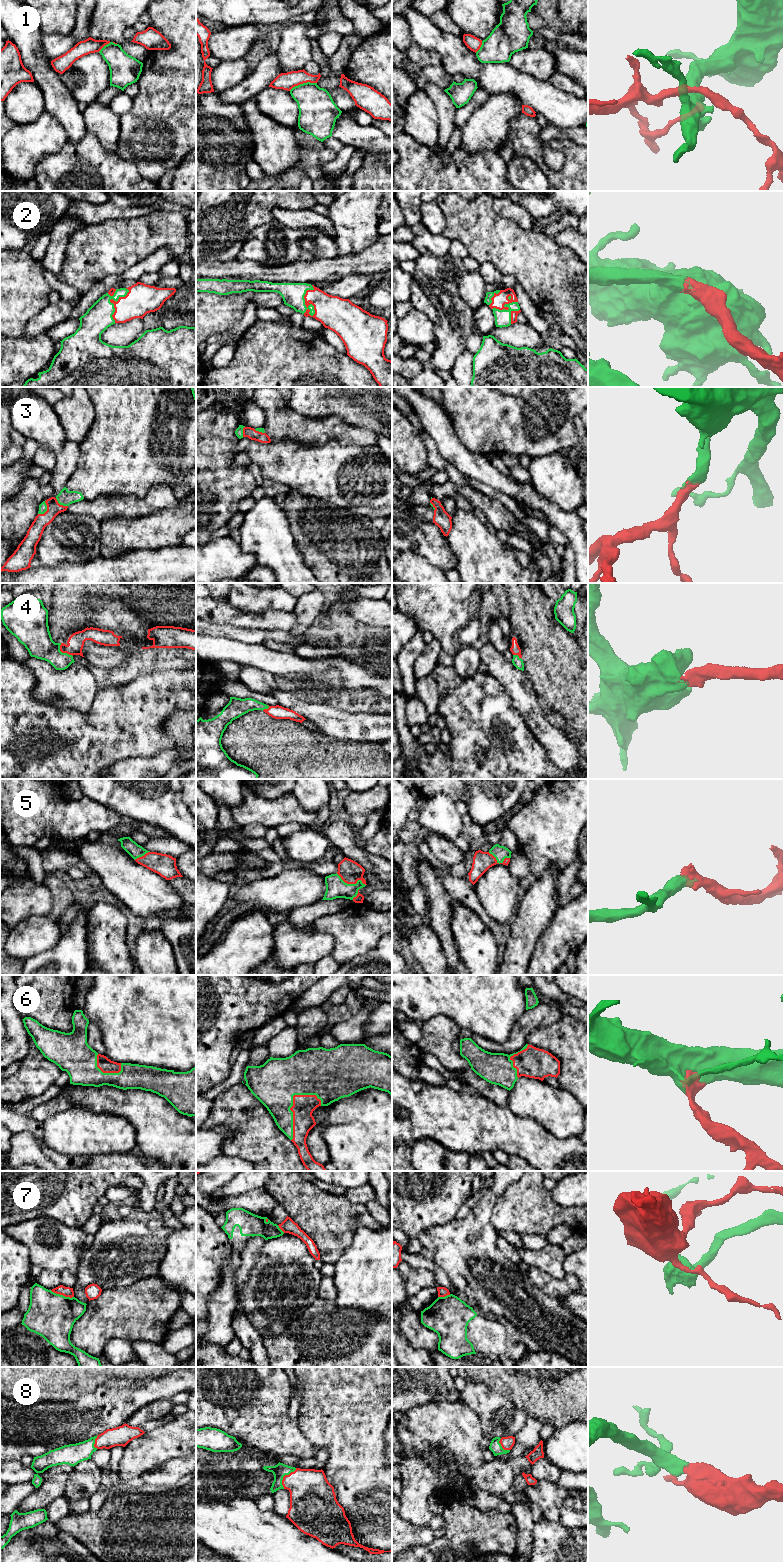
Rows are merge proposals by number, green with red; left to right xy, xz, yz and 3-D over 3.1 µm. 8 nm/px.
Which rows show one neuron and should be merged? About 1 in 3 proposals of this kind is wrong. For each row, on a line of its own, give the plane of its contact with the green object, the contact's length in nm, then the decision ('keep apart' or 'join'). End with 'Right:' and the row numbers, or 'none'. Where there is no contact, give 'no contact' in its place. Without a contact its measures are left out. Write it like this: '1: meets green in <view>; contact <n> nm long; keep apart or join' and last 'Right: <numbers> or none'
1: meets green in xz; contact 240 nm long; keep apart
2: meets green in xz; contact 260 nm long; join
3: meets green in xy; contact 140 nm long; join
4: meets green in xy; contact 150 nm long; join
5: meets green in xz; contact 260 nm long; join
6: meets green in xz; contact 420 nm long; join
7: meets green in xy; contact 200 nm long; keep apart
8: meets green in xz; contact 200 nm long; join
Right: 2, 3, 4, 5, 6, 8

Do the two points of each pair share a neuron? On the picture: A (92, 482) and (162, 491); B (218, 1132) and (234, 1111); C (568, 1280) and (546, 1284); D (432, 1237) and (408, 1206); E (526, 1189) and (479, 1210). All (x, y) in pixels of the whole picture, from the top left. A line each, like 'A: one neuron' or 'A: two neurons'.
A: two neurons
B: two neurons
C: one neuron
D: two neurons
E: two neurons

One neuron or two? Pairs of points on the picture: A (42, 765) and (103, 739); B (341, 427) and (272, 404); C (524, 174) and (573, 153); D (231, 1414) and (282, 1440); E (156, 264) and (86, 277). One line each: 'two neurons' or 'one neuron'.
A: one neuron
B: one neuron
C: two neurons
D: one neuron
E: two neurons

